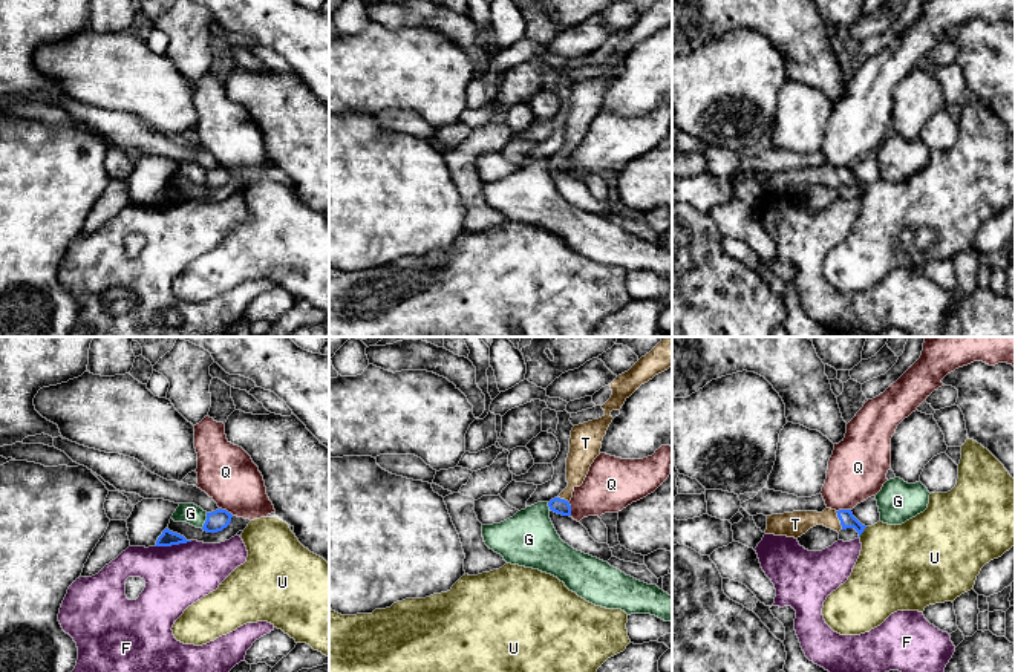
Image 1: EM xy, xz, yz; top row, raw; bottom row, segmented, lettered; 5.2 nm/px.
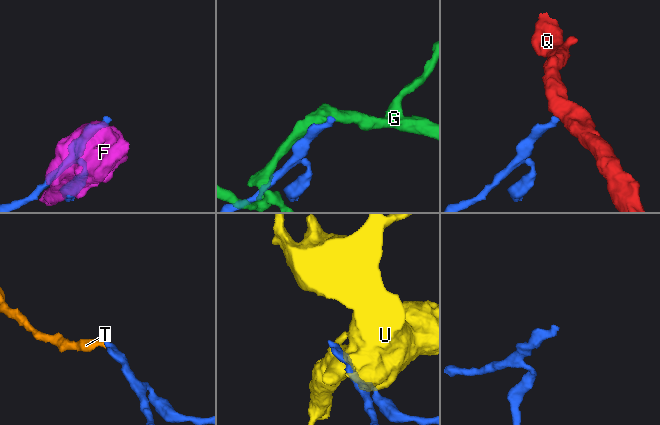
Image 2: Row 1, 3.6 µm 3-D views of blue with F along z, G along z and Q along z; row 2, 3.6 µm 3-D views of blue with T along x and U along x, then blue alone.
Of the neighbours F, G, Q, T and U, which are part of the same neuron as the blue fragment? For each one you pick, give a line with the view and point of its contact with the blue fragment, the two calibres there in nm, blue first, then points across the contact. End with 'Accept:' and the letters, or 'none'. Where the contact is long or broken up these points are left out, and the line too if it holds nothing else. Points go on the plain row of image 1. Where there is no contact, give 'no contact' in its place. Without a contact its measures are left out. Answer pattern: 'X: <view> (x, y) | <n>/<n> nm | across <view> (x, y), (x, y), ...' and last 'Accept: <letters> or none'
T: yz (839, 176) | 80/130 nm | across yz (845, 173), (839, 176), (806, 176), (795, 181)
Accept: T

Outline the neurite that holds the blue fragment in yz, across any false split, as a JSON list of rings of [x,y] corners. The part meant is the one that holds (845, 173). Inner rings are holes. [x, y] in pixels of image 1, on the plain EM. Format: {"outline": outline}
{"outline": [[[825,165],[822,170],[818,168],[793,168],[784,171],[767,173],[765,191],[801,194],[810,185],[824,182],[834,188],[854,185],[860,191],[867,185],[851,170],[851,167],[831,167]]]}

